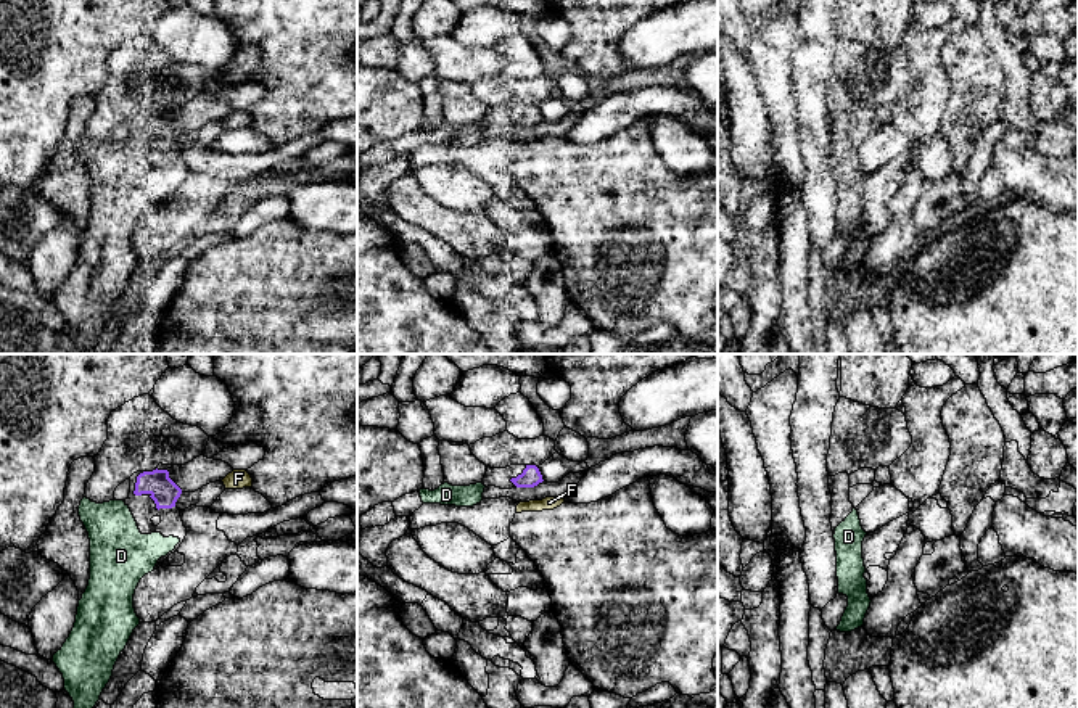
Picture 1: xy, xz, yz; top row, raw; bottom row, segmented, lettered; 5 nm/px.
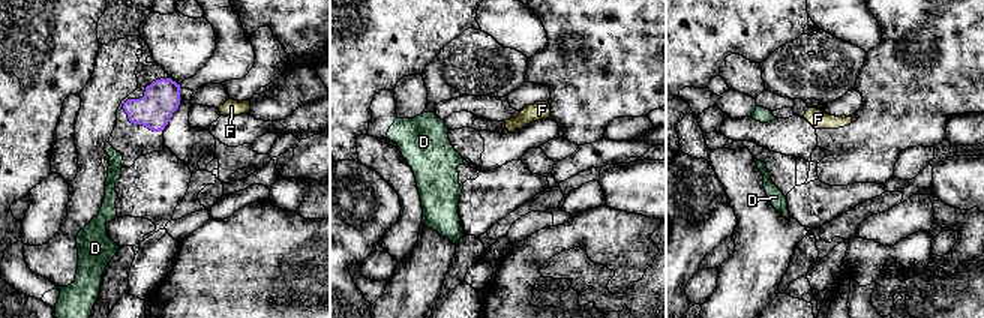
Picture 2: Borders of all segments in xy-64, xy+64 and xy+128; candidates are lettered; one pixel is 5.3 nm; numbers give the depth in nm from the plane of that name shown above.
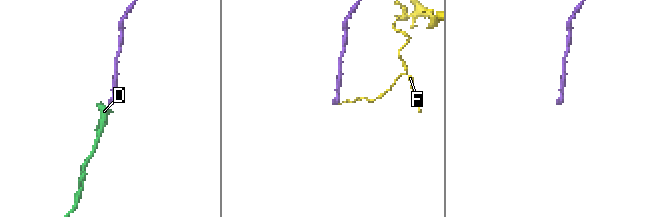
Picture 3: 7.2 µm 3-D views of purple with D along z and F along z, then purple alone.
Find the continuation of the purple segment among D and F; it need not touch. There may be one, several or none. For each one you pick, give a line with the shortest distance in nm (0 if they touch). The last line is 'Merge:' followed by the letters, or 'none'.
D: 70 nm apart
Merge: D

